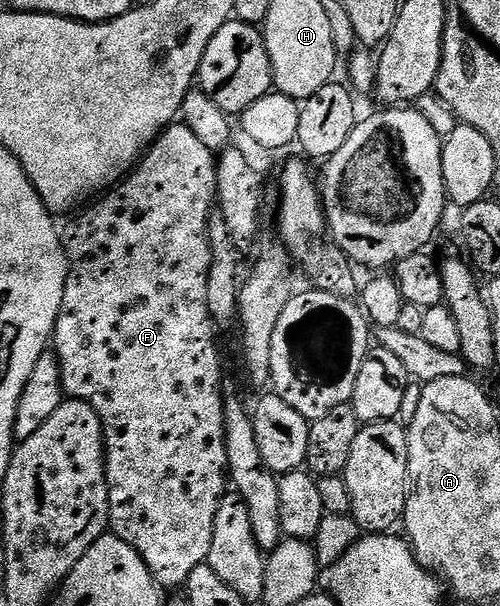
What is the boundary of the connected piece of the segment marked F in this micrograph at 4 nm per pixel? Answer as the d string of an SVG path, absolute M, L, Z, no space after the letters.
M173 122L161 132L160 137L152 143L152 147L144 153L139 163L121 183L115 185L107 194L101 195L91 207L84 210L89 212L81 211L73 215L69 219L73 220L62 228L62 243L68 259L68 277L66 290L62 294L62 310L58 310L58 322L55 332L52 333L51 343L60 363L64 394L65 397L84 400L90 406L94 406L104 427L104 469L108 483L108 526L111 535L122 538L122 542L138 550L142 562L146 562L157 585L164 590L183 589L188 583L190 574L194 574L198 566L208 563L210 542L214 542L214 518L230 484L224 441L220 352L216 349L217 329L206 306L206 278L210 270L207 224L215 203L216 156L210 150L206 150L204 143L182 122Z

